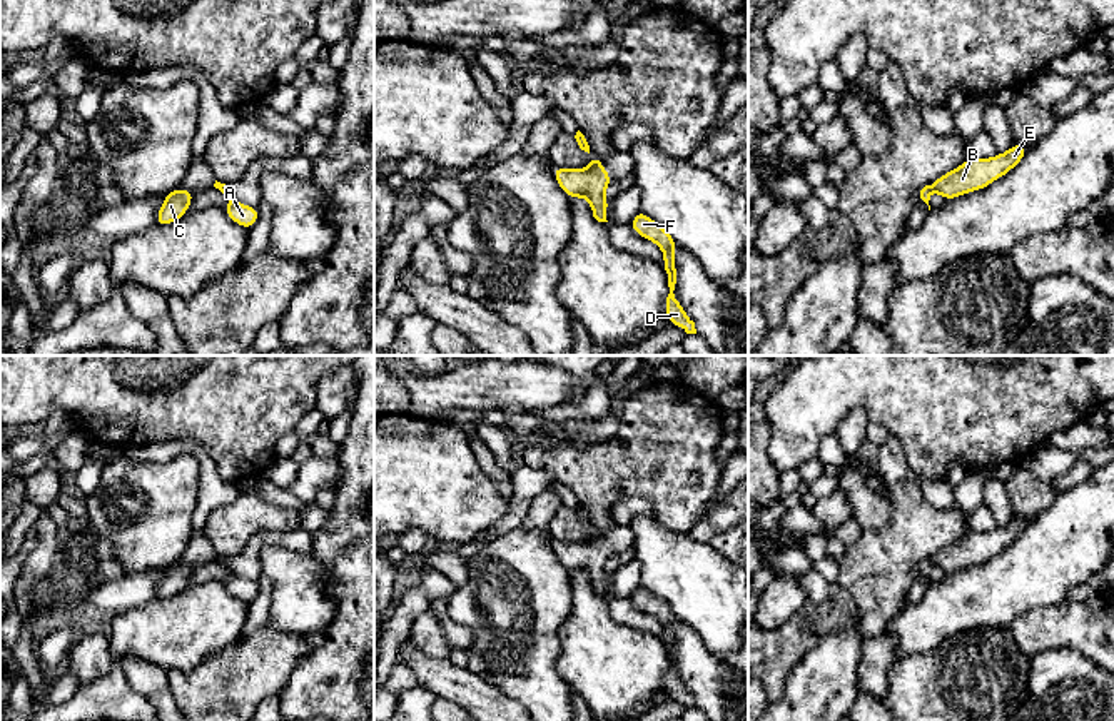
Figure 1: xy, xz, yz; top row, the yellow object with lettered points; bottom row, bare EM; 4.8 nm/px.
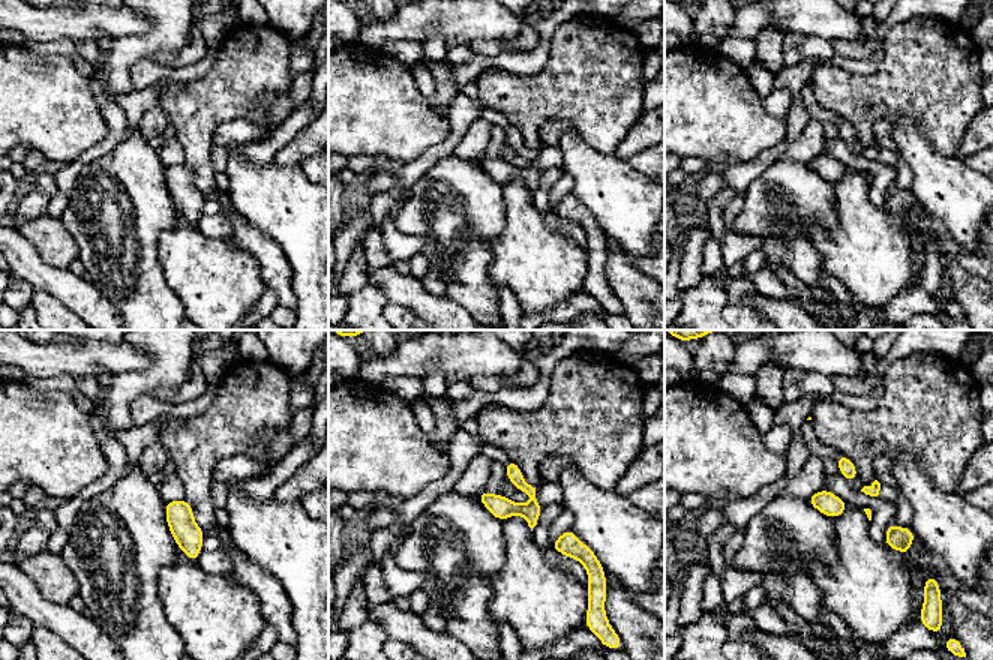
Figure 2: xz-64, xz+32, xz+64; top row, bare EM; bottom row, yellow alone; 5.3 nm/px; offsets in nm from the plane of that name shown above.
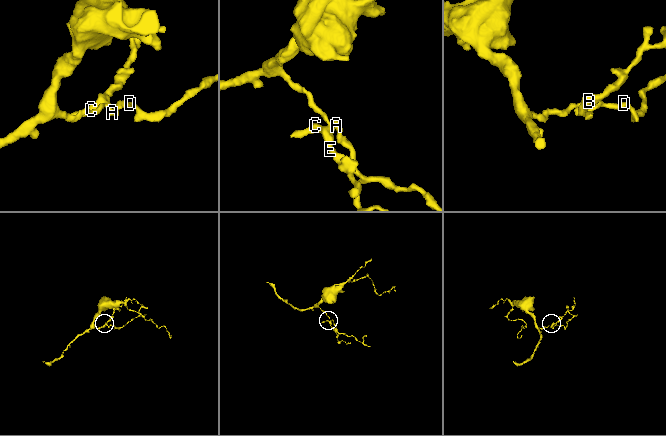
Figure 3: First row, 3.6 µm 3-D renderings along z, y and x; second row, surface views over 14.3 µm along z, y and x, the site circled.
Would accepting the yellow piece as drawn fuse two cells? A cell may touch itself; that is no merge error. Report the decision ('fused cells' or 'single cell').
fused cells

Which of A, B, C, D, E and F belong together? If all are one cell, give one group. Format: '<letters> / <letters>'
A D F / B C E

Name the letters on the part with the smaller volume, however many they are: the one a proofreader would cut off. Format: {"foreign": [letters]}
{"foreign": ["B", "C", "E"]}

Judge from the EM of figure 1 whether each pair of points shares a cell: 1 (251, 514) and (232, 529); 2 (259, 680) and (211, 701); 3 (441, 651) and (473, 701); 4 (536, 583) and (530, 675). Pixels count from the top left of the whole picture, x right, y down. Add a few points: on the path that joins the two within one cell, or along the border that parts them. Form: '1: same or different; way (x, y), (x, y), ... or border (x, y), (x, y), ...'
1: same; way (246, 516), (237, 524)
2: same; way (248, 680), (237, 680), (222, 691)
3: different; border (411, 636), (426, 655), (446, 658)
4: same; way (536, 606), (530, 651)

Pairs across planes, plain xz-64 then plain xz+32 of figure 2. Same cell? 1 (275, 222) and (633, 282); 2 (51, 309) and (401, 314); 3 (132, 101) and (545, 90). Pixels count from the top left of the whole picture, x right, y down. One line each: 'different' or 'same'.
1: different
2: same
3: different

